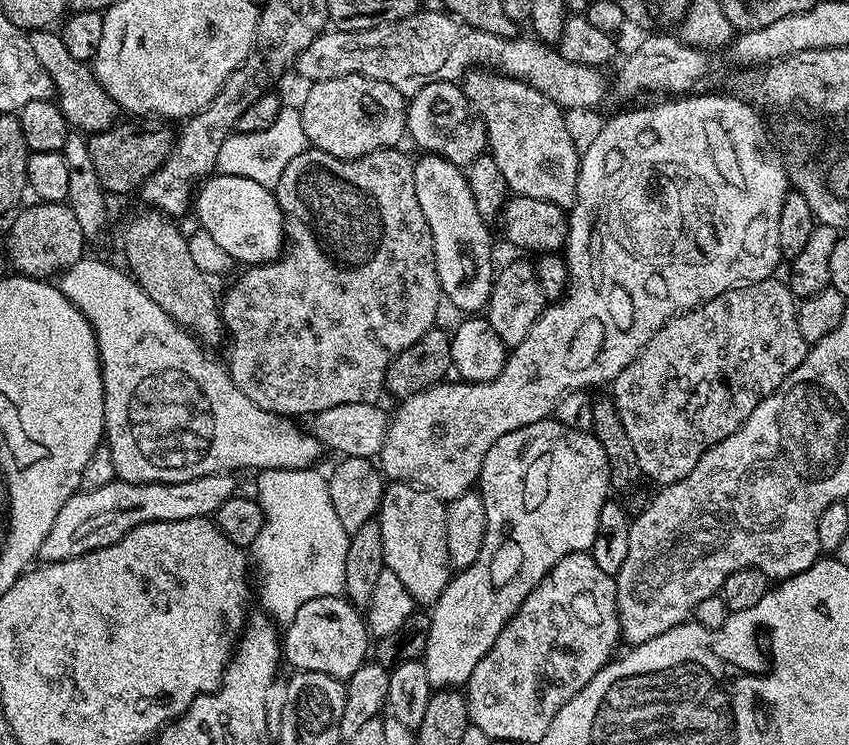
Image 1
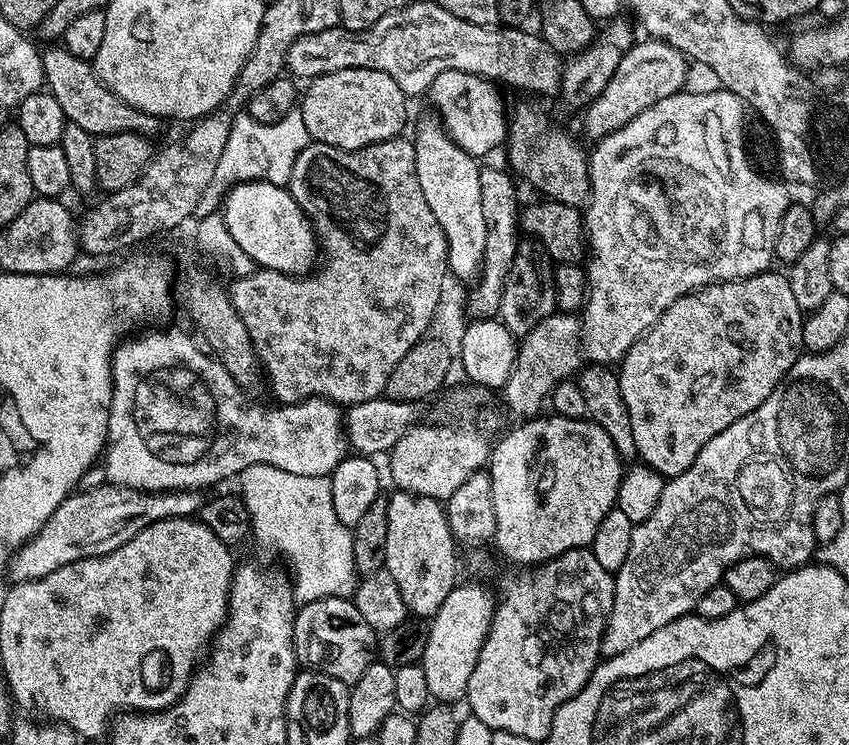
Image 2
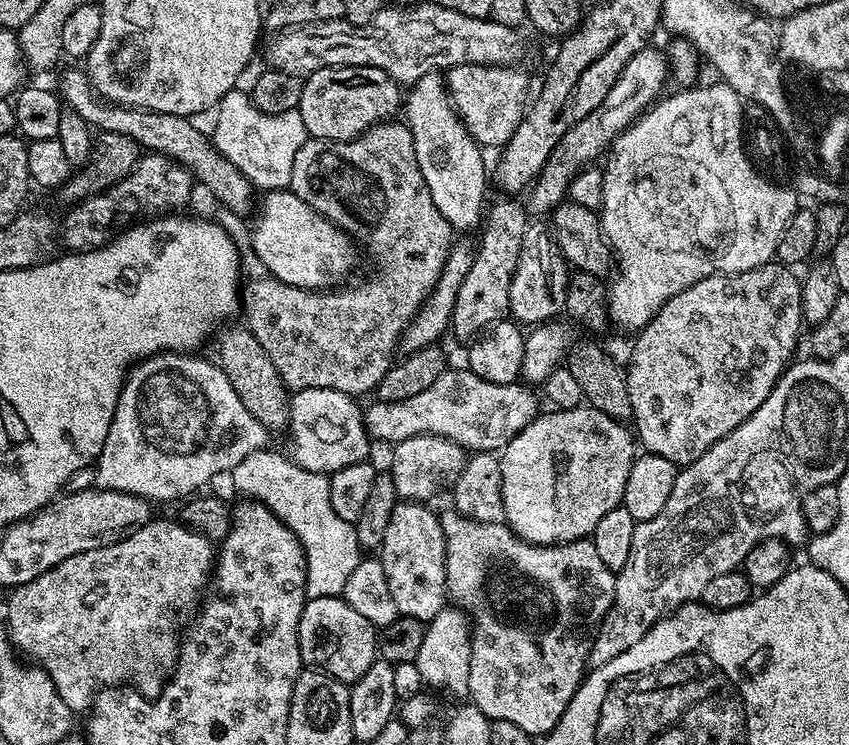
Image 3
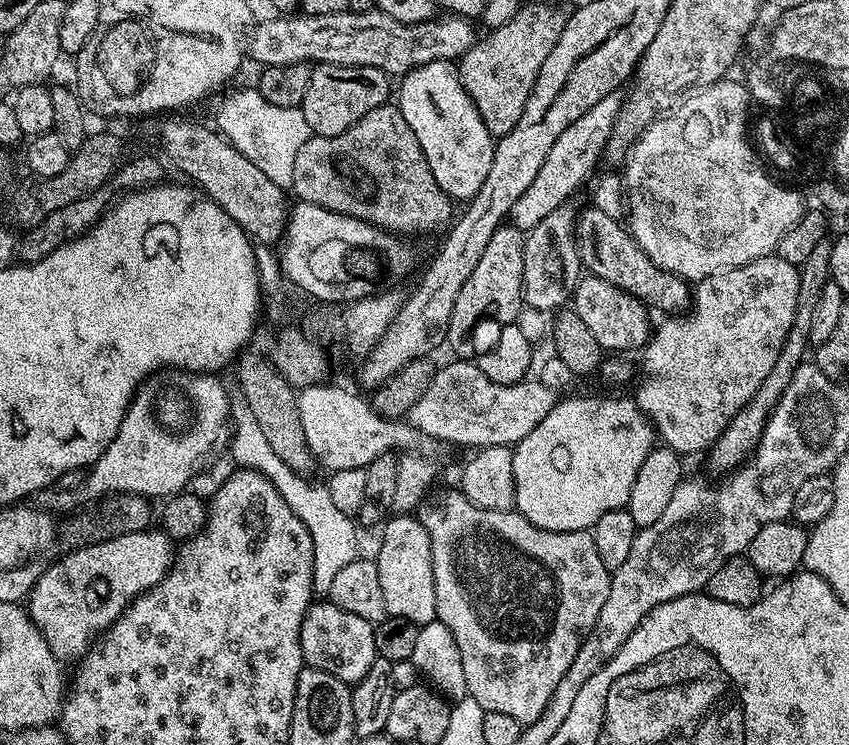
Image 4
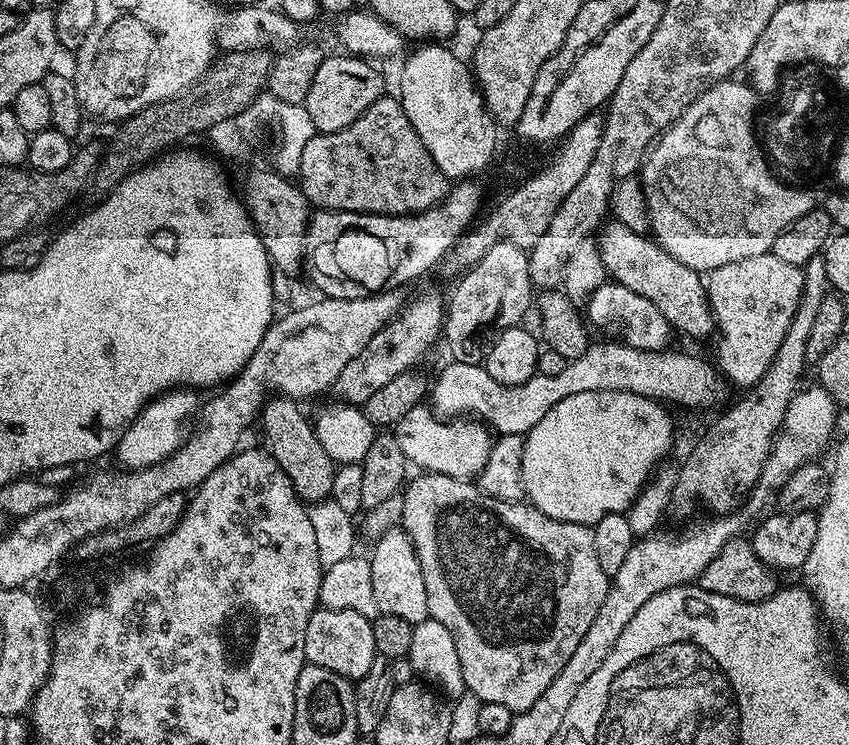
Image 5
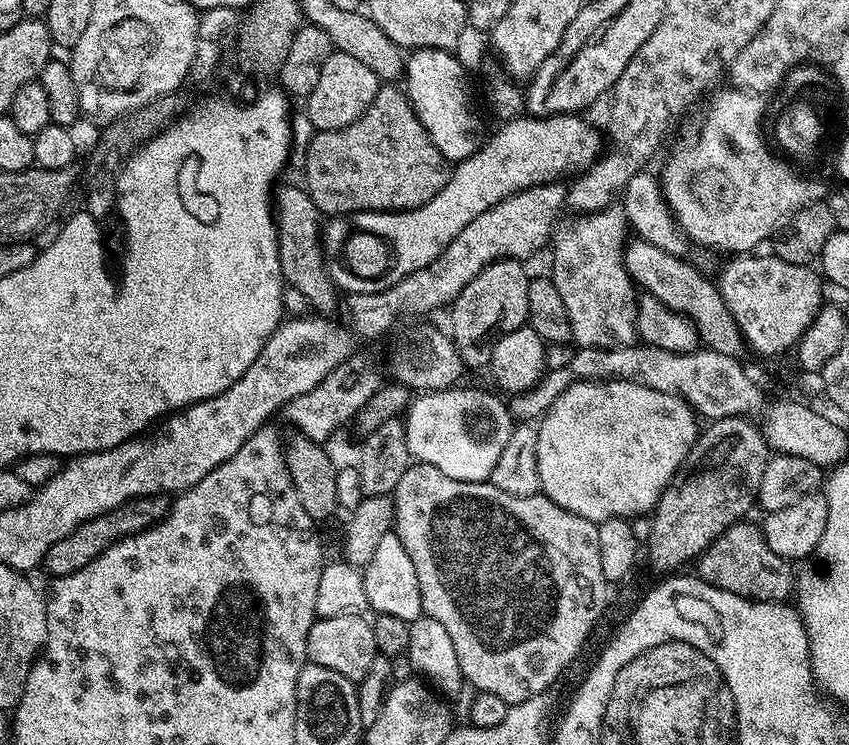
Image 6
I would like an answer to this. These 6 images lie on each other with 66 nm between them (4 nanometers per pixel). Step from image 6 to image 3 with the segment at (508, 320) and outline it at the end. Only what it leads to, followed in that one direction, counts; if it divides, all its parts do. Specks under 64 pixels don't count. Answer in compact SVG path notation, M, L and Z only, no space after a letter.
M500 198L487 205L486 218L483 221L484 233L480 236L480 245L474 248L470 274L462 278L462 287L458 290L454 310L452 311L451 335L468 342L481 330L487 329L509 315L510 282L518 266L518 254L522 250L522 234L529 226L530 216L525 205L516 198Z

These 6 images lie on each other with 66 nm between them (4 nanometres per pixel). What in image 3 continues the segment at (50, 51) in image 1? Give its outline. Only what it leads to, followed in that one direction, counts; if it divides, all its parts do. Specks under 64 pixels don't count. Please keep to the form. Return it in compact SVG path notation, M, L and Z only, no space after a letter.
M68 68L60 76L58 95L67 107L73 108L83 118L88 127L97 133L113 132L126 134L141 149L157 152L182 167L188 169L197 181L208 187L208 192L220 204L225 204L232 212L244 212L248 208L248 199L254 193L254 187L246 177L228 161L214 145L213 141L203 136L195 128L193 121L186 116L155 112L149 108L129 108L122 104L113 104L98 98L96 89L88 79L87 71Z

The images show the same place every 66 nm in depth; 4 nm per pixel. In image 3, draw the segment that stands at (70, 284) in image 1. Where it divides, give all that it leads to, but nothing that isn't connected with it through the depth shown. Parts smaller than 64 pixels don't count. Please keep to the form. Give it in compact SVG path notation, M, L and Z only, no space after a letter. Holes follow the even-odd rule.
M157 352L155 356L149 356L148 359L139 361L129 368L120 391L118 406L114 410L114 418L110 422L110 434L106 434L106 442L102 446L100 457L96 459L94 465L96 470L95 487L134 494L149 502L157 502L156 500L180 502L193 494L199 493L203 489L200 487L203 484L210 483L215 476L220 476L223 472L224 475L231 473L232 469L238 466L248 454L265 447L264 439L269 439L270 436L268 429L262 426L262 422L258 422L258 418L254 418L254 414L250 414L250 410L246 410L246 406L242 406L242 398L238 398L238 394L234 394L234 386L230 386L230 378L226 378L226 374L221 370L219 363L212 361L211 364L210 361L203 360L202 357L196 355L200 354ZM328 387L307 388L292 392L288 415L288 448L294 463L308 471L330 476L338 470L365 463L369 459L371 437L364 424L361 405L355 397Z

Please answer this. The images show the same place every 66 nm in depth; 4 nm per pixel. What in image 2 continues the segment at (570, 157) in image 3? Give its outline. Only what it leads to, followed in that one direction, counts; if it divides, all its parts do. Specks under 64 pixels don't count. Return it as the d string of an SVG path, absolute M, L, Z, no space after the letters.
M644 38L644 41L633 43L627 52L623 53L621 61L618 62L617 69L614 70L613 77L606 83L606 88L597 97L591 100L584 113L584 132L592 142L601 140L603 136L608 136L614 130L626 126L630 118L642 114L654 102L662 102L662 98L670 98L675 92L681 91L688 80L689 61L674 46L670 46L665 40L653 40Z

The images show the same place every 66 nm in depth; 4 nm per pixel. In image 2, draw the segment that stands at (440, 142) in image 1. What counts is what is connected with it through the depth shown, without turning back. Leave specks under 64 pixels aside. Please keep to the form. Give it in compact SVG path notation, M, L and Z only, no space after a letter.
M442 70L442 74L438 74L428 88L426 100L429 100L436 107L437 113L435 112L435 115L448 132L448 137L459 148L466 150L466 154L483 158L483 156L490 155L499 144L501 147L508 139L510 116L507 111L504 113L504 100L500 97L499 90L501 91L493 81L488 80L485 76L475 76L462 70Z

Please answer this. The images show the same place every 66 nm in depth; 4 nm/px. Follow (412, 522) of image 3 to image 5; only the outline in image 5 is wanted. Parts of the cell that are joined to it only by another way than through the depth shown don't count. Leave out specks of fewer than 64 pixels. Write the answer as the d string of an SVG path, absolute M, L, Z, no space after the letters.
M397 526L382 534L375 541L376 549L370 552L374 577L374 602L378 602L381 614L394 614L394 618L406 618L406 622L418 625L429 619L426 606L426 582L422 580L422 566L418 554L403 527Z

